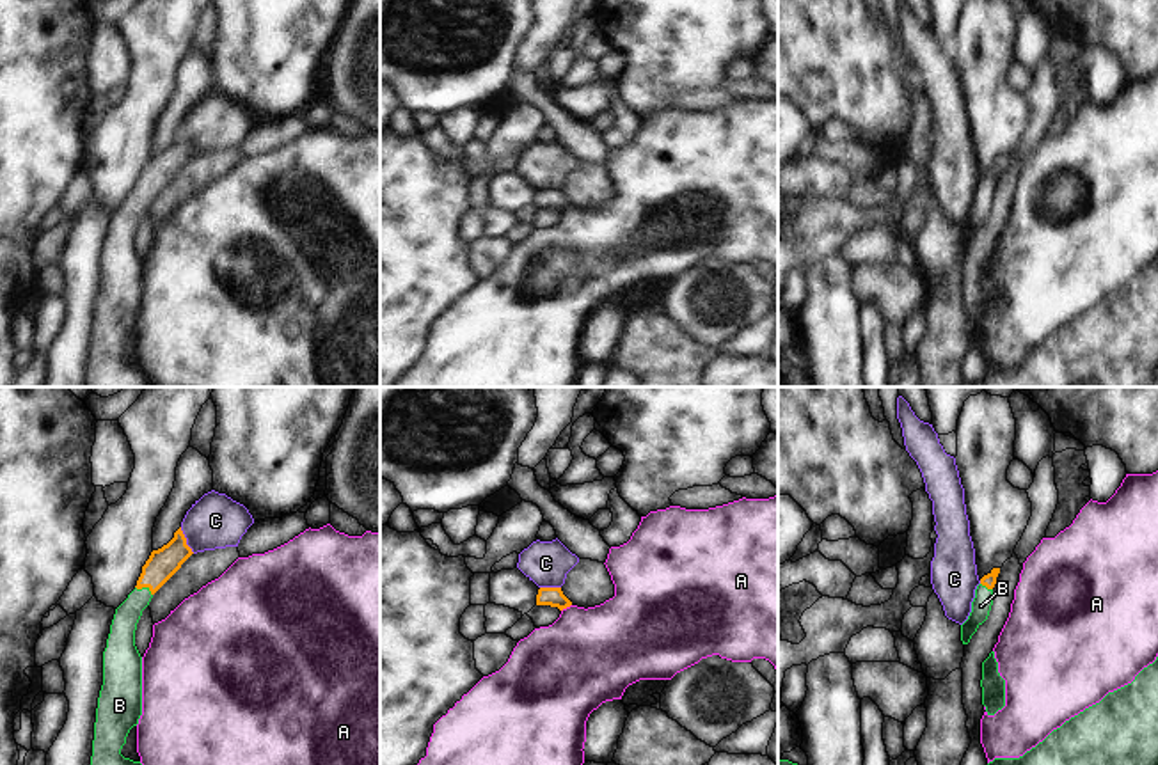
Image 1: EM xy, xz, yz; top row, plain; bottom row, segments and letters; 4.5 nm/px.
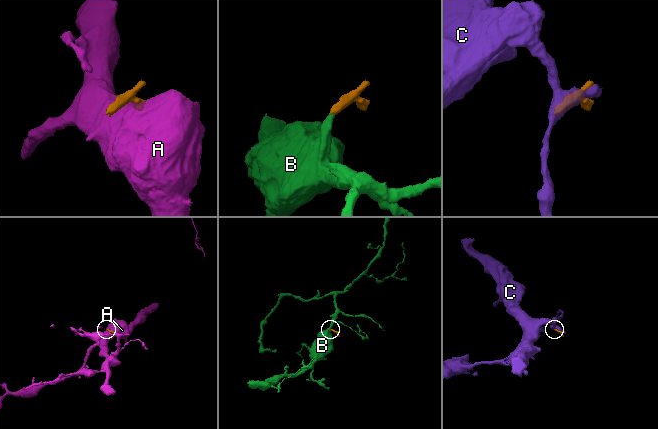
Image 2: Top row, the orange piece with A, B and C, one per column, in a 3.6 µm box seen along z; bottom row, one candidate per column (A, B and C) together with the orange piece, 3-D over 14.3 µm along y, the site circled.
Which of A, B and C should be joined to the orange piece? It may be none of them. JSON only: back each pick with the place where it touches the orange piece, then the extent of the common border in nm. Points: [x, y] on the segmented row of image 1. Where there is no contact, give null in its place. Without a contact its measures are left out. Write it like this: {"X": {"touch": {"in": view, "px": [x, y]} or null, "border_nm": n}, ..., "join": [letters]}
{"B": {"touch": {"in": "xy", "px": [144, 586]}, "border_nm": 90}, "join": ["B"]}

